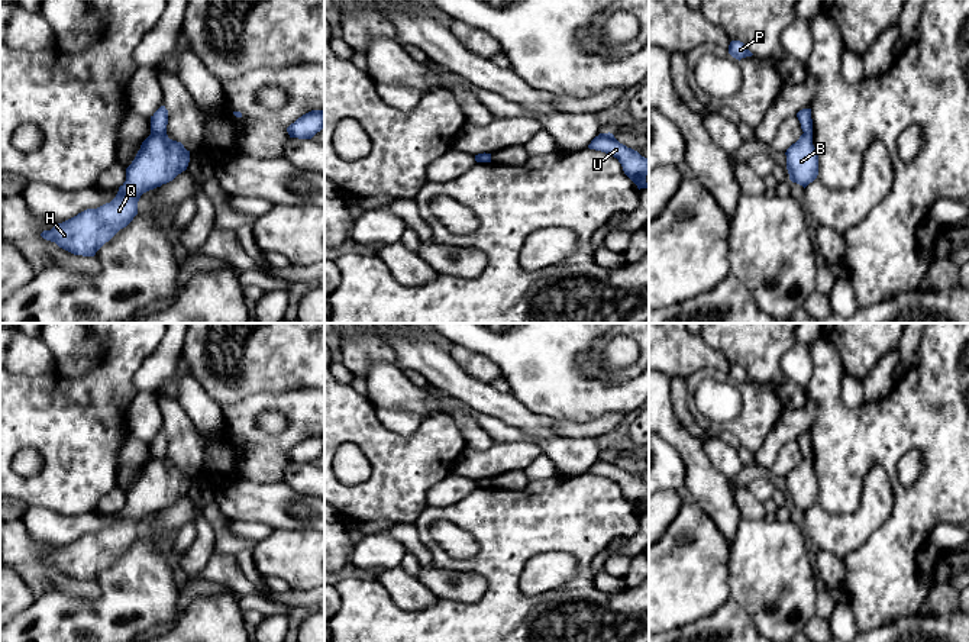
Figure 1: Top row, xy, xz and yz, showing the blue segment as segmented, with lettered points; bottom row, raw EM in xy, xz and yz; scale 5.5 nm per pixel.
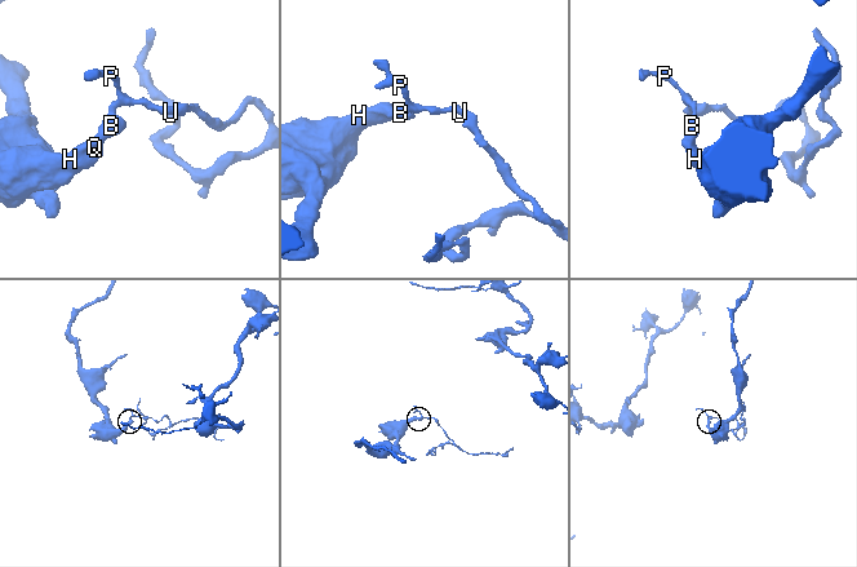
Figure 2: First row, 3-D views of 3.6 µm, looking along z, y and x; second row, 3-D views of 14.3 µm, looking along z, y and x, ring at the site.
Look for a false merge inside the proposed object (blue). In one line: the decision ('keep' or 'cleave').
keep

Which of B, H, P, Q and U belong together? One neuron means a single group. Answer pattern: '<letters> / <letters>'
B H P Q U

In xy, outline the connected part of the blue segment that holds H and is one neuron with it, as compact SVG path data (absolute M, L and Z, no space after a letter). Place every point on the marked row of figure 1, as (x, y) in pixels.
M161 106L151 116L151 135L126 168L126 181L110 203L87 209L56 223L41 236L74 255L94 257L106 242L133 220L143 193L172 181L187 170L190 151L181 142L168 138L167 125L168 110Z

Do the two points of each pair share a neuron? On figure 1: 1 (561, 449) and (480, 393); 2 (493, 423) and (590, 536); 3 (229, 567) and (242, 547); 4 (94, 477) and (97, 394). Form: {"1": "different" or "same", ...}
{"1": "different", "2": "different", "3": "different", "4": "same"}

